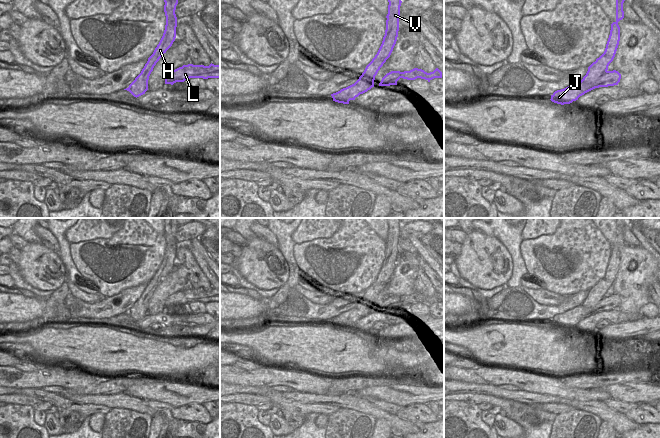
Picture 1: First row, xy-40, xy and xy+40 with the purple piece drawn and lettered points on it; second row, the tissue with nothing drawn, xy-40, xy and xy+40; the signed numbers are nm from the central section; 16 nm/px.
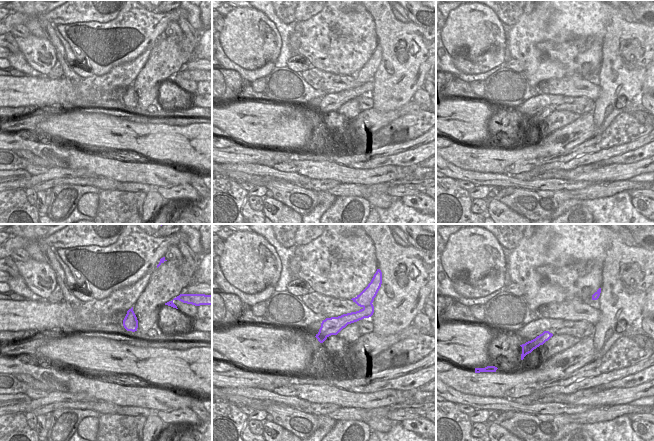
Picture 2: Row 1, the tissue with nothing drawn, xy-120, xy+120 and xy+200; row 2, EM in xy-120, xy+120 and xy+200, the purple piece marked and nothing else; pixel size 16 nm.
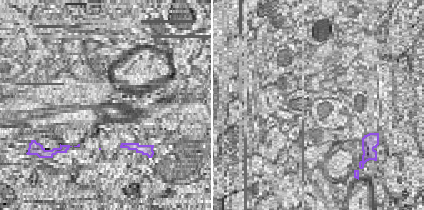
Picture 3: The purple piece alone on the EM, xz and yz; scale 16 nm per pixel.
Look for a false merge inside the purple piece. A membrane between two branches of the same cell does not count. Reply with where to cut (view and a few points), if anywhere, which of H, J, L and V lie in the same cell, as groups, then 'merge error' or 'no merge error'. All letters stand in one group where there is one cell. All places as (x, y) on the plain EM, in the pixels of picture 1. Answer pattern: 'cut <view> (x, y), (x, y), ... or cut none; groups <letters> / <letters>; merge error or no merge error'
cut xy+40 (606, 294), (590, 307), (585, 307), (582, 304); groups H V / J L; merge error

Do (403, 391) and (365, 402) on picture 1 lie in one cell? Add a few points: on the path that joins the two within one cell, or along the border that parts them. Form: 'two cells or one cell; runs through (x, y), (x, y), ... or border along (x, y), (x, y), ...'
two cells; border along (356, 394), (376, 398)

